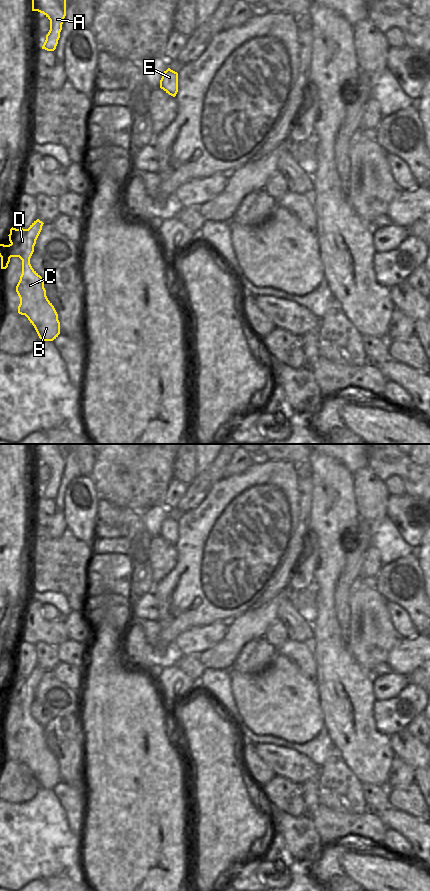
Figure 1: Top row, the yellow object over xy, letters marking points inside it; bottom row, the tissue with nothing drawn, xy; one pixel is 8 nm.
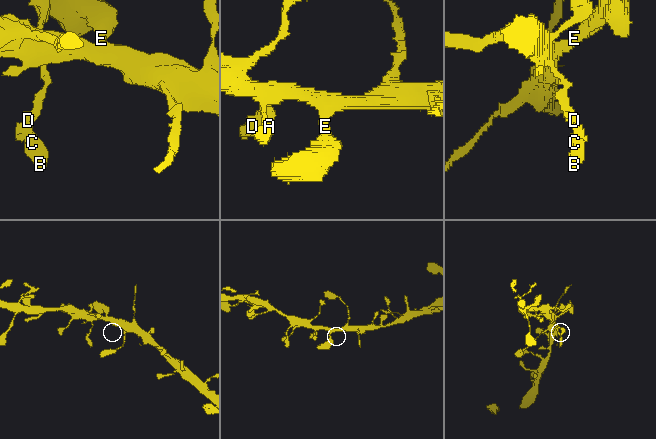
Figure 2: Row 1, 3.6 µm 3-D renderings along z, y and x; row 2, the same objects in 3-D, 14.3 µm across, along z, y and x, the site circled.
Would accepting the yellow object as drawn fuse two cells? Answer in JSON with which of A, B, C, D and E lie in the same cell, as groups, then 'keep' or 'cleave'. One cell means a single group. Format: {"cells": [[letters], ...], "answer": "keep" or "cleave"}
{"cells": [["A", "B", "C", "D", "E"]], "answer": "keep"}

